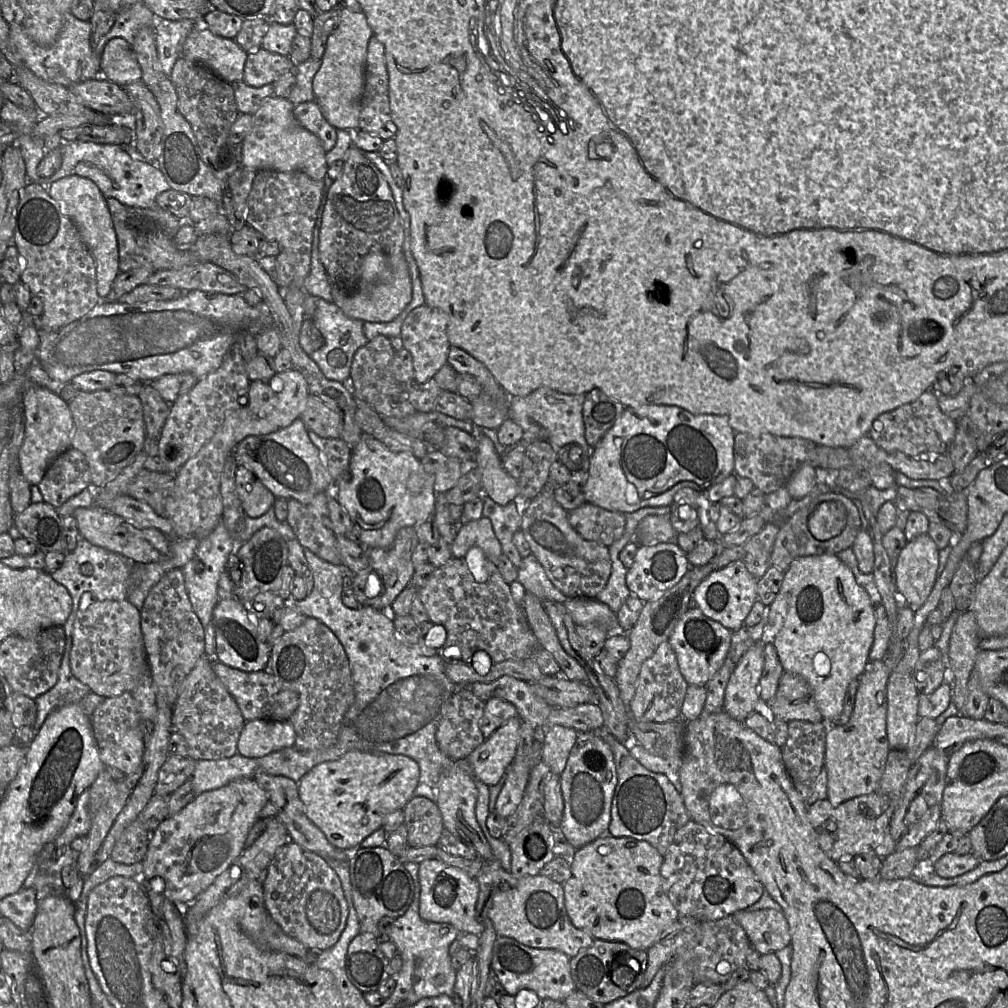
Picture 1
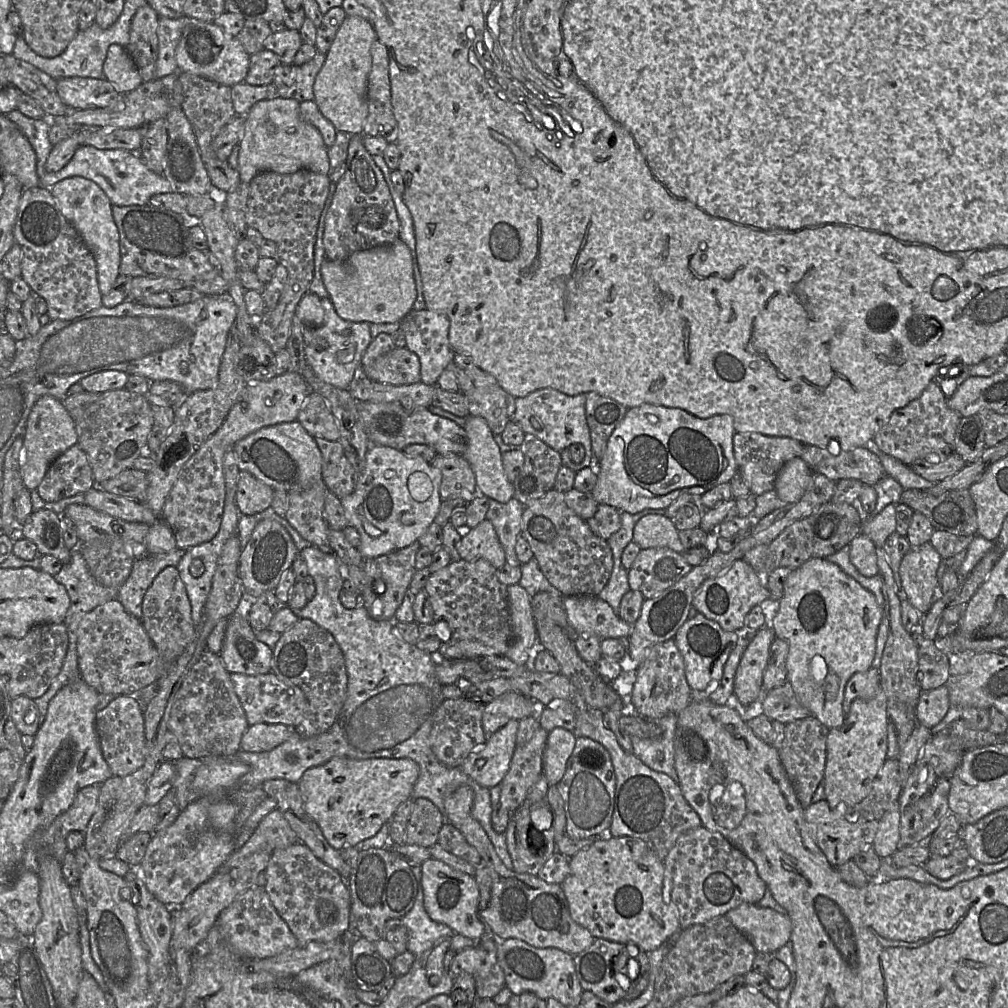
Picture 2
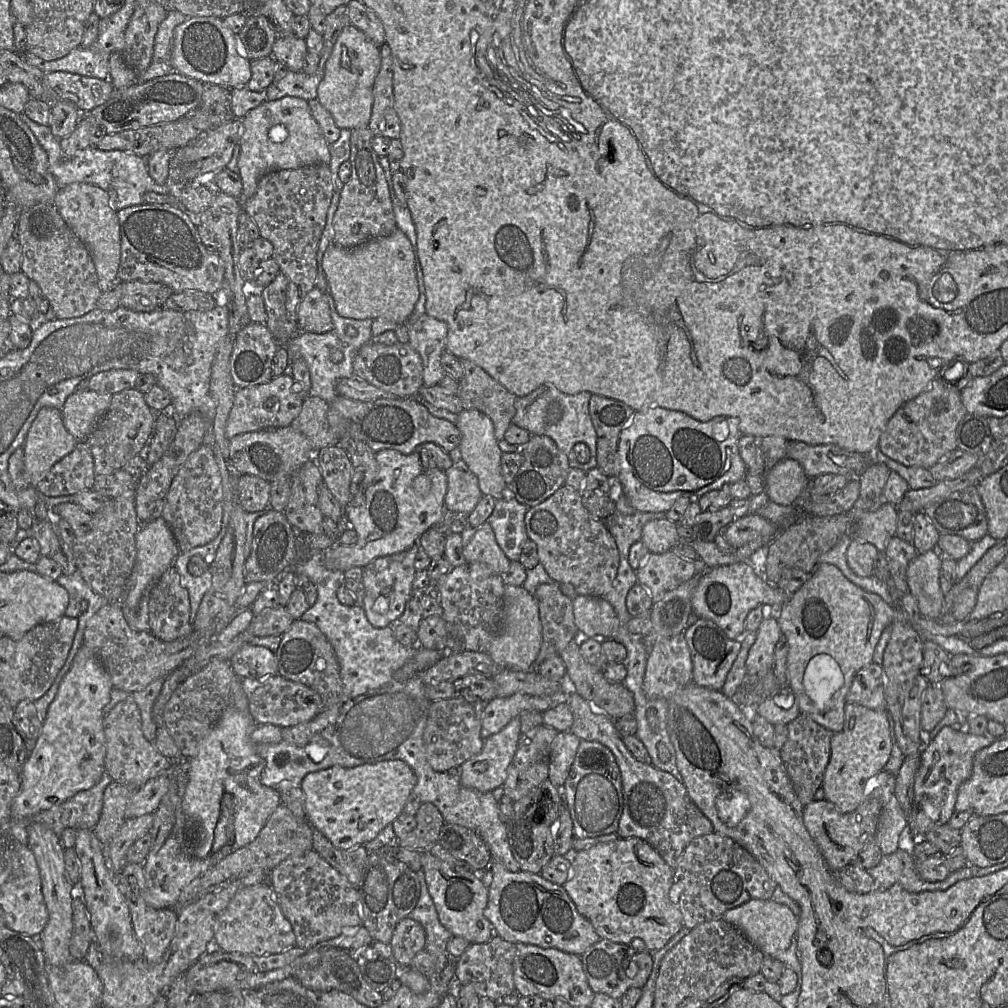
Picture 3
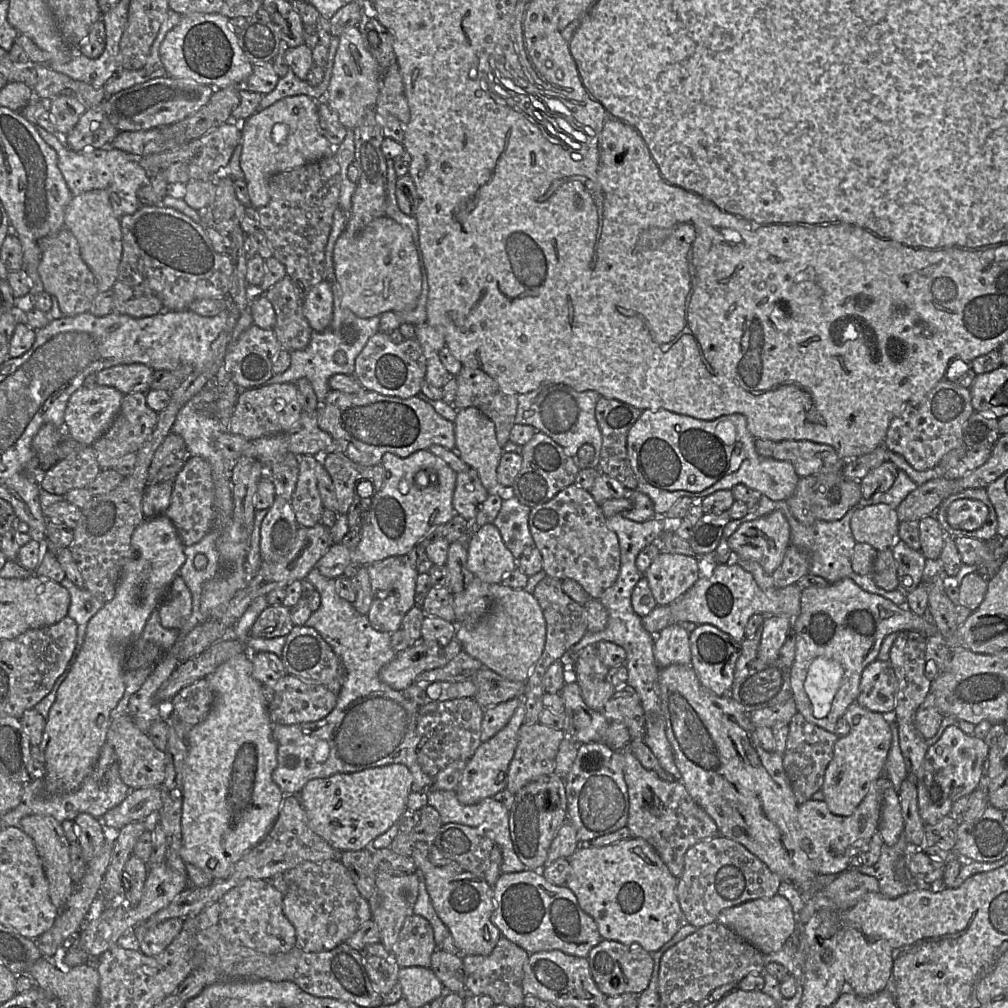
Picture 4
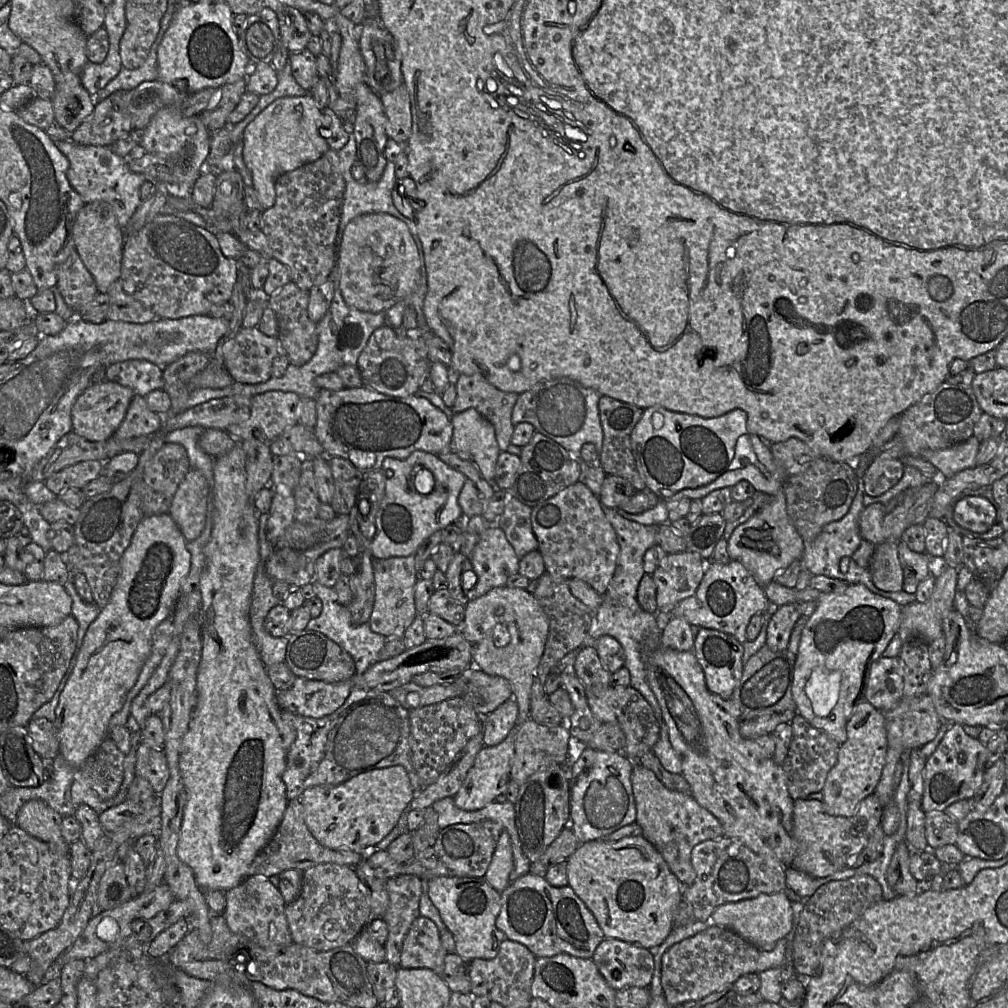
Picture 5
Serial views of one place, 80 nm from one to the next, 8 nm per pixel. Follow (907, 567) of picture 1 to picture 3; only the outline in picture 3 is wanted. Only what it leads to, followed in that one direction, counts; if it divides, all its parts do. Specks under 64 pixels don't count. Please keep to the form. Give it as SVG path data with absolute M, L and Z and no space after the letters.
M938 549L918 554L908 565L906 580L917 600L922 617L938 620L942 616L944 593L940 586L942 555Z

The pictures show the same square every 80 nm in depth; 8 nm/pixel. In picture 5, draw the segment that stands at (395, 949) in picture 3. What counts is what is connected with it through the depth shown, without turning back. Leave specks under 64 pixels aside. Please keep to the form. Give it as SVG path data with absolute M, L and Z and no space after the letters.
M420 915L413 921L405 936L399 964L404 969L430 969L441 976L446 955L436 924Z

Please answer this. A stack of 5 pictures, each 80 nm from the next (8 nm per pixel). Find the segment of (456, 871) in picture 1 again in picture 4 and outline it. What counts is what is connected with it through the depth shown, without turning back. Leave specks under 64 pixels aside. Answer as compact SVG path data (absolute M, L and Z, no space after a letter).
M423 841L417 842L412 859L417 872L424 876L426 889L436 914L448 928L461 956L491 954L499 938L503 937L490 919L495 909L493 888L483 875L471 872L447 873L435 867L429 859L430 845L432 844Z

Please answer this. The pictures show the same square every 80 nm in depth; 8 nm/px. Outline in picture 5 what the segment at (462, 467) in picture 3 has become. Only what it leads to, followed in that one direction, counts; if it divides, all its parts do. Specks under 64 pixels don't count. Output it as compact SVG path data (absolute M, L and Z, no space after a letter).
M467 478L458 496L458 503L466 518L482 515L494 494L495 486L483 478Z

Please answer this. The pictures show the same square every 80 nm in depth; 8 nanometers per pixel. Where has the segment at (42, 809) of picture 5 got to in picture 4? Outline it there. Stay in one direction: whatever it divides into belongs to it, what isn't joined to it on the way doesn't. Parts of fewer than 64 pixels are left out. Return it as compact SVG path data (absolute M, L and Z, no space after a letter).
M30 815L21 819L20 828L35 843L49 883L50 900L60 912L64 909L74 888L74 883L70 876L70 843L65 837L61 823L52 816Z

